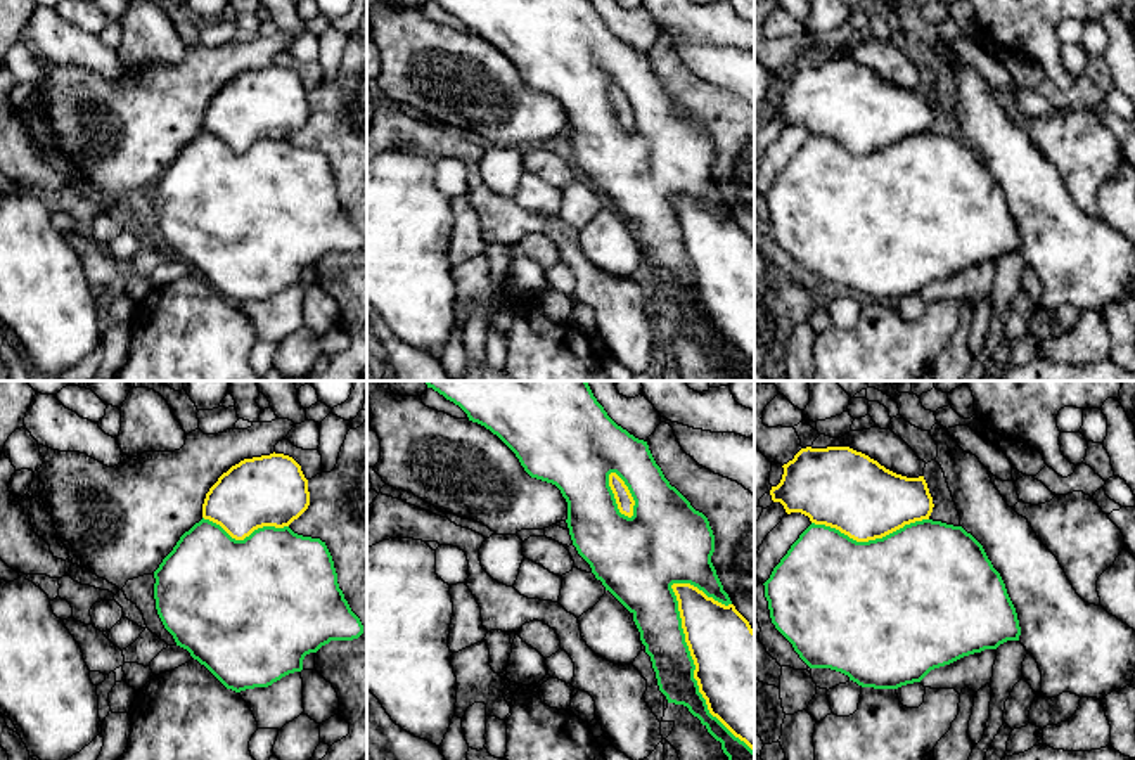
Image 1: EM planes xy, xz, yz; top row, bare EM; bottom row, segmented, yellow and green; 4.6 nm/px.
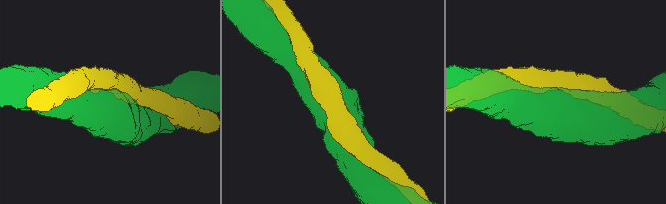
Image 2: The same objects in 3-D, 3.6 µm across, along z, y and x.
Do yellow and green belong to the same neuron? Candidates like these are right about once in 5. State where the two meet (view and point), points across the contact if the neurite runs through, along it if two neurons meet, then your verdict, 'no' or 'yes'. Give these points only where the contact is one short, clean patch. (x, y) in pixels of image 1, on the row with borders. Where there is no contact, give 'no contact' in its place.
xz (696, 669) | yes

